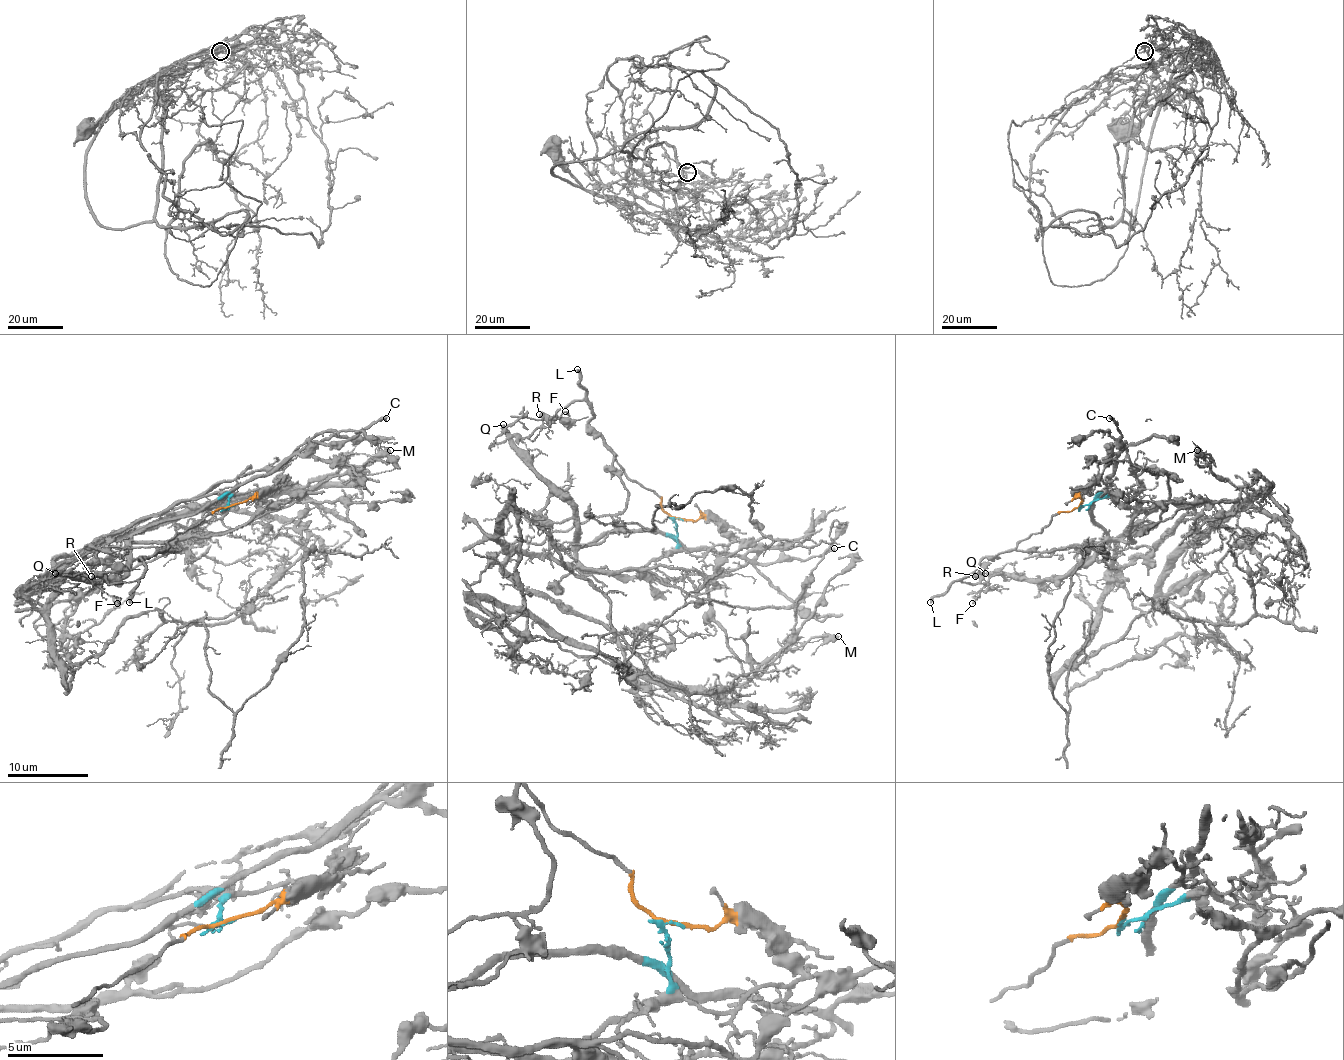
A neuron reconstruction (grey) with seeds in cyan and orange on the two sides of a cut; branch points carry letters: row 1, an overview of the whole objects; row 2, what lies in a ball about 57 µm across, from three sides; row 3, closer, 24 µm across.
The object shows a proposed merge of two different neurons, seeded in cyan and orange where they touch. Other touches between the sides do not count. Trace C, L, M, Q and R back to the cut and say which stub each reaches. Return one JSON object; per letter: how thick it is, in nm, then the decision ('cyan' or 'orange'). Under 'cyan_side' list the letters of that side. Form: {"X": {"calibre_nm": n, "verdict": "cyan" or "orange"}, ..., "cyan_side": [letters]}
{"C": {"calibre_nm": 240, "verdict": "cyan"}, "L": {"calibre_nm": 260, "verdict": "orange"}, "M": {"calibre_nm": 400, "verdict": "cyan"}, "Q": {"calibre_nm": 400, "verdict": "cyan"}, "R": {"calibre_nm": 480, "verdict": "orange"}, "cyan_side": ["C", "M", "Q"]}

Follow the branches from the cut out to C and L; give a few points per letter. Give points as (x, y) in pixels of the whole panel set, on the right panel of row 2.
C: (1080, 507), (1104, 494), (1112, 466), (1126, 444), (1122, 444), (1120, 431), (1108, 417)
L: (1080, 507), (1060, 511), (1039, 533), (1023, 539), (1011, 549), (984, 557), (972, 571), (930, 602)

